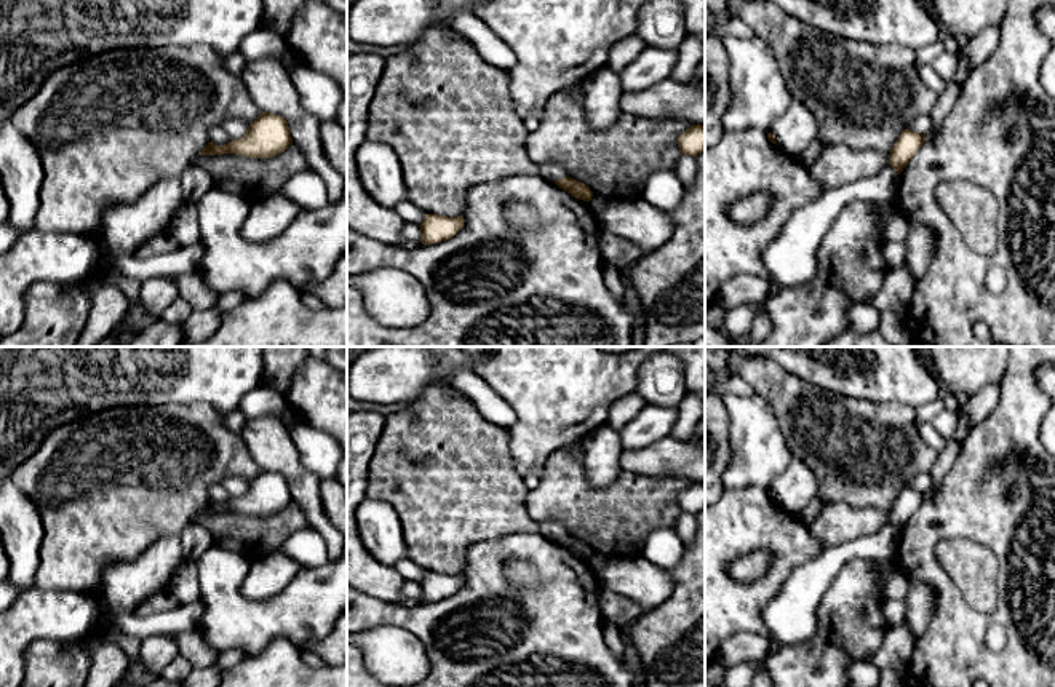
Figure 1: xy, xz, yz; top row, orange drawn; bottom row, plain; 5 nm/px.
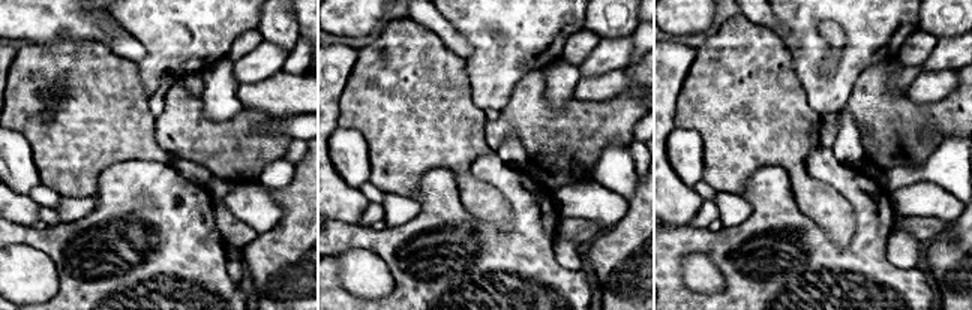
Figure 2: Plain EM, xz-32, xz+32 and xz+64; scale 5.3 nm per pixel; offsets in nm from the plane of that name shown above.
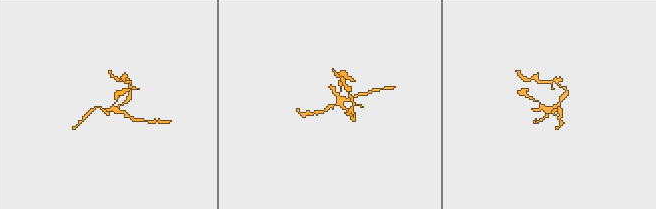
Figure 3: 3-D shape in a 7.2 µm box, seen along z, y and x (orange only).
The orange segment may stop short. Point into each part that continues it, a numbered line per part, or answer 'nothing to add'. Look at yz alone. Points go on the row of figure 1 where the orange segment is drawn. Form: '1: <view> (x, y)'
nothing to add

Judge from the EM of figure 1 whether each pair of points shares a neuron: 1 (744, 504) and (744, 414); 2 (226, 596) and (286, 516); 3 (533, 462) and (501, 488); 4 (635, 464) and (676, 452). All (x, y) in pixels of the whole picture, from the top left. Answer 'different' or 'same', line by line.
1: different
2: different
3: different
4: same

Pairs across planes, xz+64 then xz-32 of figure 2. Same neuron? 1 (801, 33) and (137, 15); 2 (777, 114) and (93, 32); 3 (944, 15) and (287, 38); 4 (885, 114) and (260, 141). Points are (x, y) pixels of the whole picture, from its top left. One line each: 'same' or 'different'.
1: same
2: different
3: same
4: same

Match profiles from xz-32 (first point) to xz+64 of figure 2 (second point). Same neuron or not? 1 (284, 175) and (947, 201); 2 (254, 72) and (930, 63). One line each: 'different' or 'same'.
1: different
2: same

